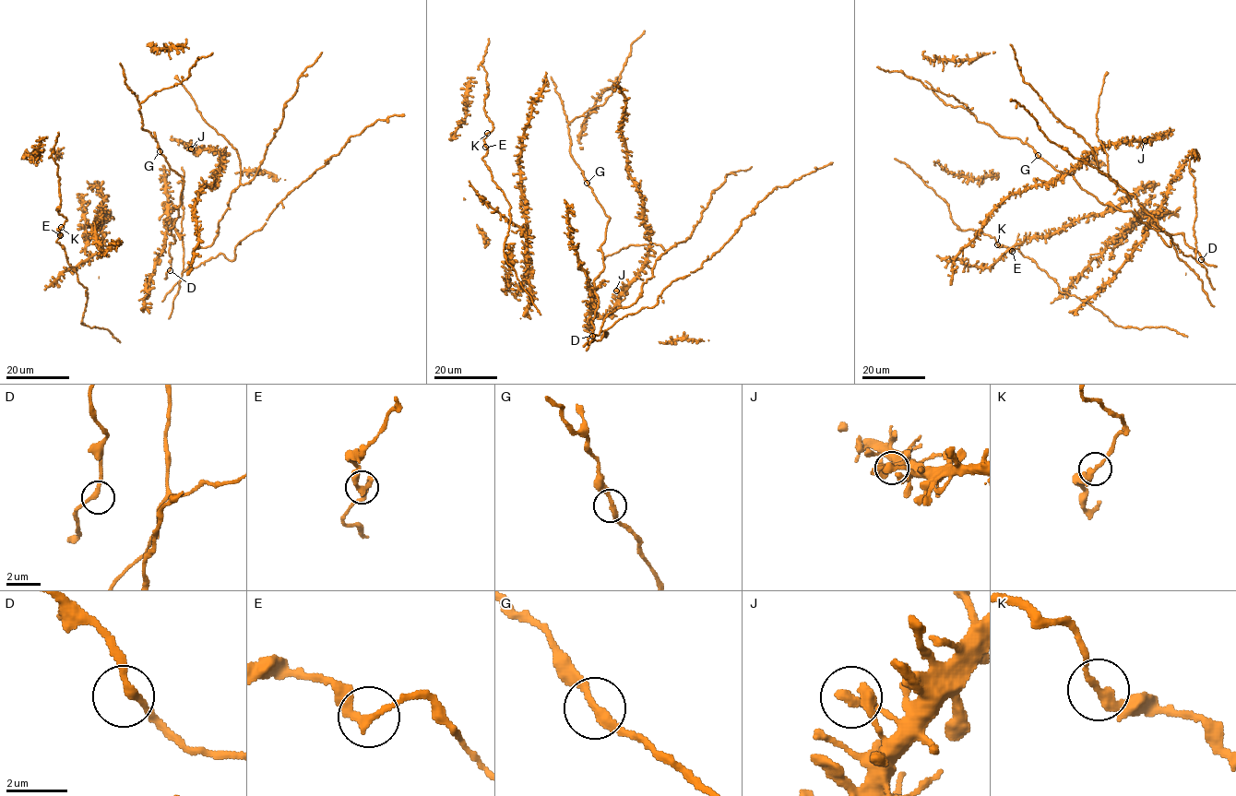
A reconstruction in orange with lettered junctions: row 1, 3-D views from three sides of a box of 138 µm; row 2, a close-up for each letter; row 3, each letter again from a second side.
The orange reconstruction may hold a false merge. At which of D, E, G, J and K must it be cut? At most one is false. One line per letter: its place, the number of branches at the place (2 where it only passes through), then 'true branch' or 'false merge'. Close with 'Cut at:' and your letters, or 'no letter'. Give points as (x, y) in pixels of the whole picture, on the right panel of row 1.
D: place (1201, 259); branches 2; true branch
E: place (1012, 251); branches 2; true branch
G: place (1038, 155); branches 2; true branch
J: place (1145, 140); branches 2; true branch
K: place (997, 244); branches 2; true branch
Cut at: no letter

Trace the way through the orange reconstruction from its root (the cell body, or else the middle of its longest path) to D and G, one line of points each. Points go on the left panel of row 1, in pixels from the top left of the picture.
D: (164, 241), (167, 232), (175, 238), (175, 243), (169, 246), (170, 270)
G: (164, 241), (164, 234), (171, 232), (180, 217), (175, 207), (180, 204), (184, 181), (160, 151)

